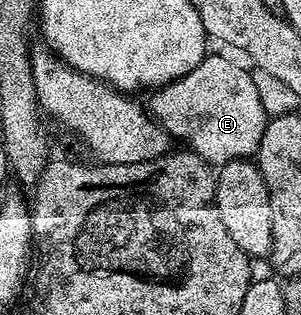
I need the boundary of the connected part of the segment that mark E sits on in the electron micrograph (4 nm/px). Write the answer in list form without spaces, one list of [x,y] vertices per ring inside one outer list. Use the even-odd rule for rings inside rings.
[[[208,54],[190,74],[165,84],[149,96],[152,97],[146,100],[146,107],[152,119],[158,120],[169,136],[185,140],[191,151],[213,166],[252,158],[260,151],[262,134],[270,118],[262,110],[262,101],[247,67],[244,69],[224,56]]]

